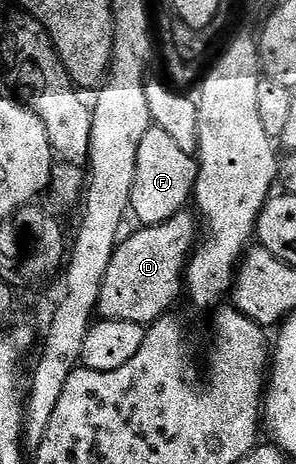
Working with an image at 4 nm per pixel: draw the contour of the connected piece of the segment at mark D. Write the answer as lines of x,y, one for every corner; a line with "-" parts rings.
186,210
162,224
138,227
138,232
126,235
118,243
97,303
97,312
104,319
148,326
172,309
169,307
176,302
177,295
182,295
187,261
199,240
192,215
192,211

